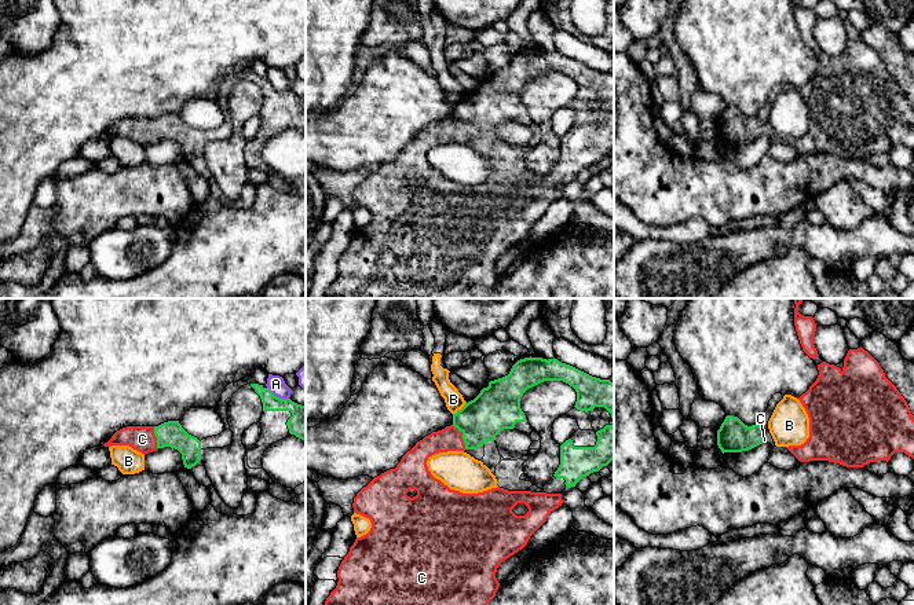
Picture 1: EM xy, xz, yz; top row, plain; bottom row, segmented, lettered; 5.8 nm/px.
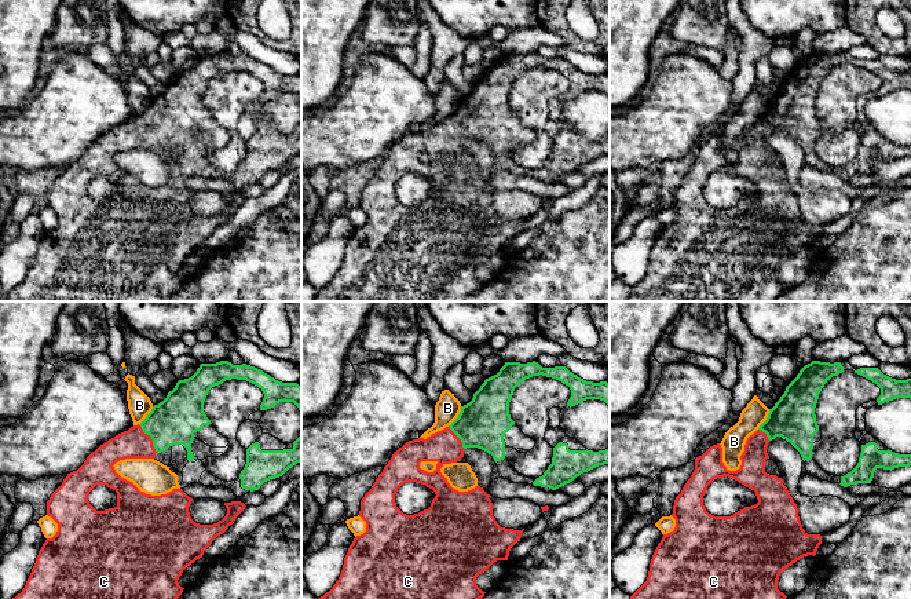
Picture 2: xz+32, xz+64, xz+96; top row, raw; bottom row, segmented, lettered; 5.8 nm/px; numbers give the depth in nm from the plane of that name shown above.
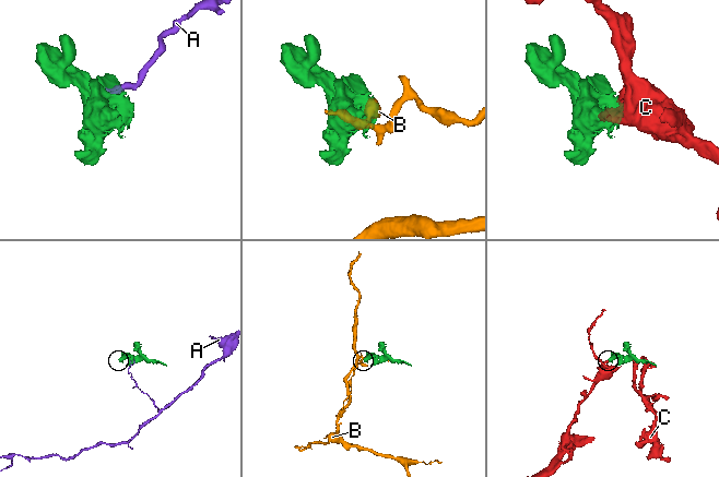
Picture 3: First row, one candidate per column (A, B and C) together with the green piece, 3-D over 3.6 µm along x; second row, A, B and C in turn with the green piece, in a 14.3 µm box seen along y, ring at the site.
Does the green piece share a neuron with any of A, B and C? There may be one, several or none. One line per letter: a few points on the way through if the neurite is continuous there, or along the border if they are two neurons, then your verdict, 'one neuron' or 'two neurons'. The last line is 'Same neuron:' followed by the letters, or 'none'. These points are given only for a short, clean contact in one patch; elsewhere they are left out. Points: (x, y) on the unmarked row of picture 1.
A: border xy (267, 79), (274, 87), (288, 91); two neurons
B: border xz (465, 94), (453, 107); two neurons
C: way xz (494, 101), (463, 128), (450, 131); one neuron
Same neuron: C

